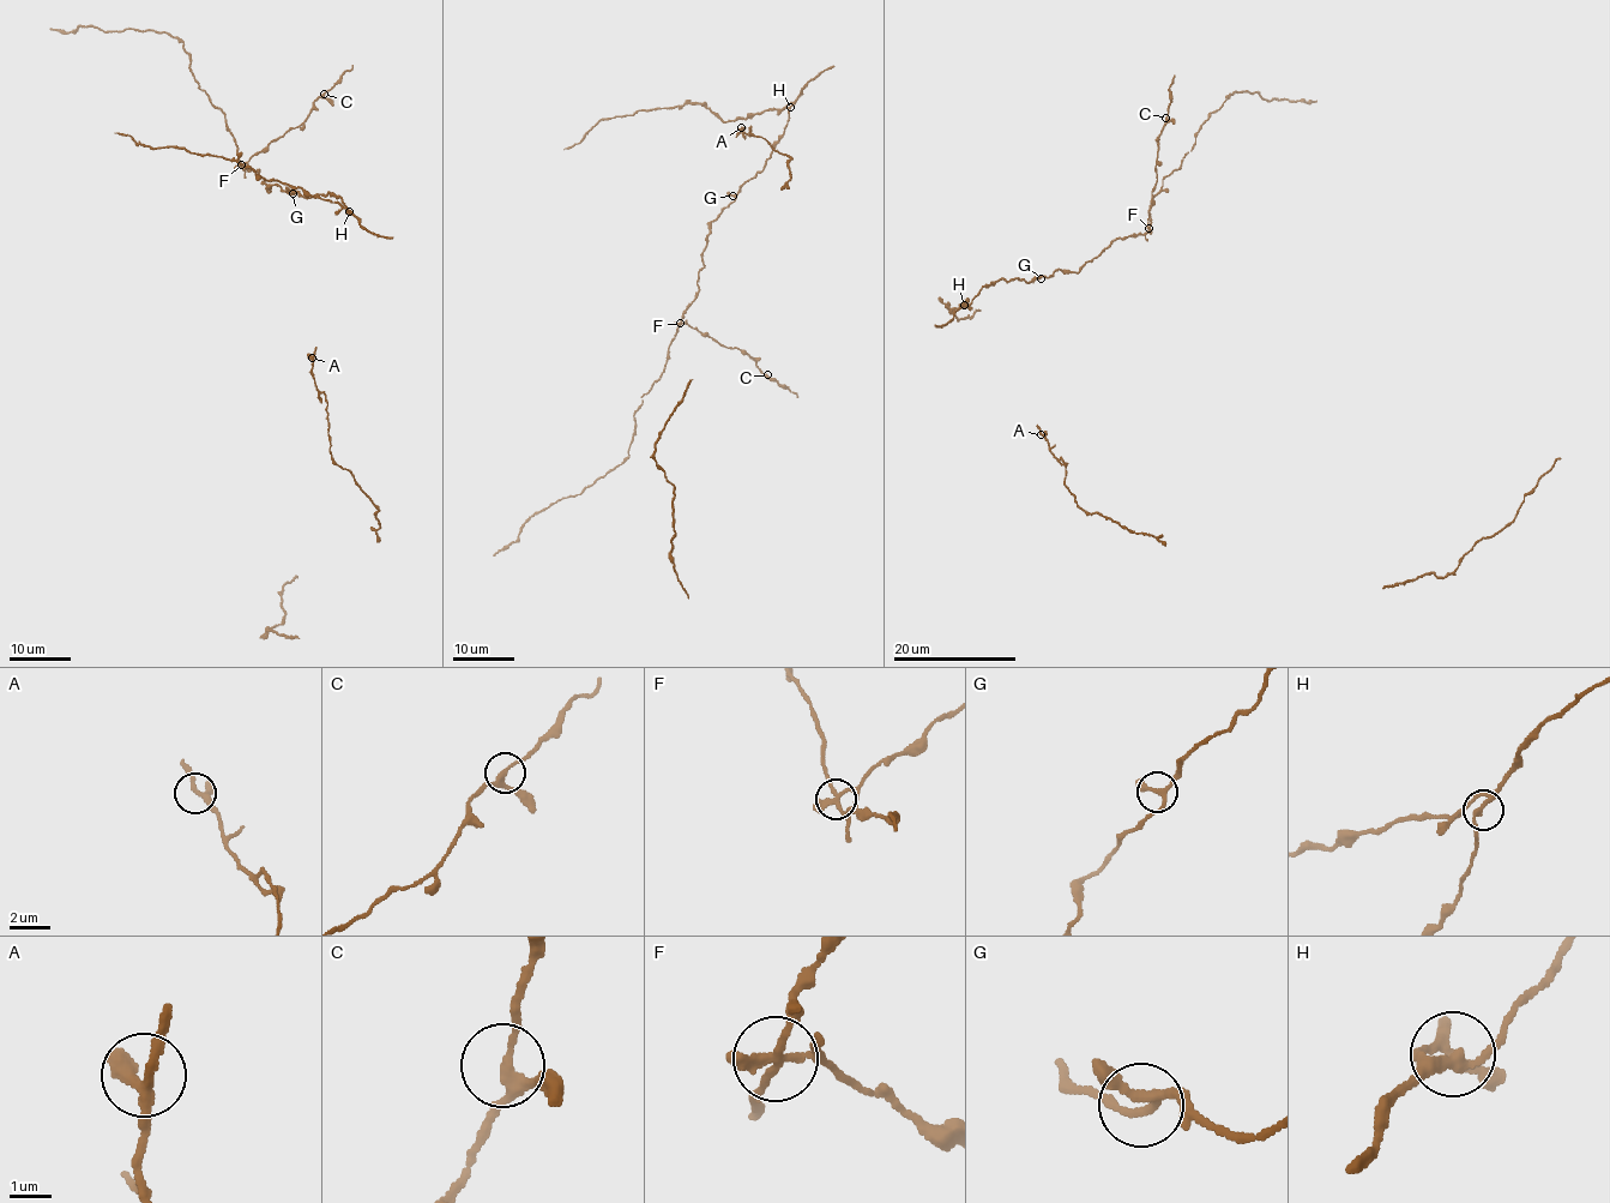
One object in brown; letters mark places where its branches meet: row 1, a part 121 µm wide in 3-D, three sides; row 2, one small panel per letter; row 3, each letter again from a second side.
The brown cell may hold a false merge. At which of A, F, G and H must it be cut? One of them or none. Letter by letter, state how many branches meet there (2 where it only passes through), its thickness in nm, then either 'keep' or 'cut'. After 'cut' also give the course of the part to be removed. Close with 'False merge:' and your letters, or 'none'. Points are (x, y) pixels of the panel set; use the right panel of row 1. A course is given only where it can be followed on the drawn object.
A: 3 | 200 nm | keep
F: 3 | 200 nm | cut | (1149, 228), (1157, 155), (1175, 76)
G: 3 | 200 nm | keep
H: 3 | 220 nm | keep
False merge: F

